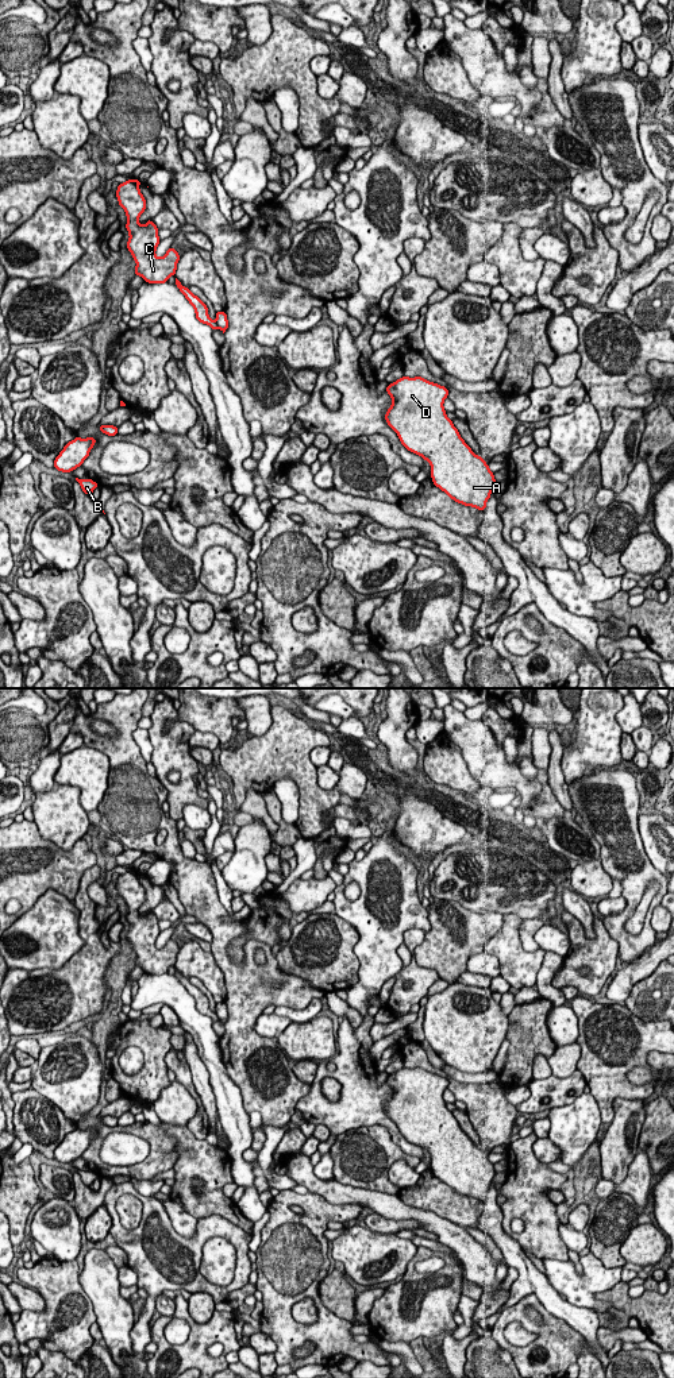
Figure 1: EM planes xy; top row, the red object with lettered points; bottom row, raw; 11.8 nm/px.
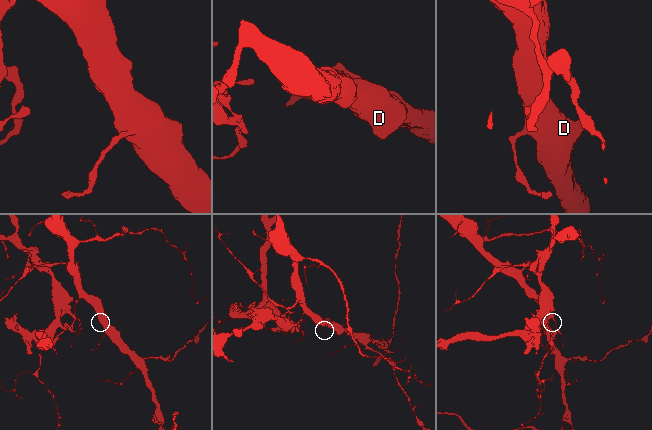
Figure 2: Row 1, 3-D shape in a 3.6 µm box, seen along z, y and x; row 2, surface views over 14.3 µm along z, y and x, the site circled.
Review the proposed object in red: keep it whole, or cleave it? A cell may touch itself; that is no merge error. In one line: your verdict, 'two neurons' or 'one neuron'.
two neurons

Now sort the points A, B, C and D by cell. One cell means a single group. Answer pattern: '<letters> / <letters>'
A B D / C

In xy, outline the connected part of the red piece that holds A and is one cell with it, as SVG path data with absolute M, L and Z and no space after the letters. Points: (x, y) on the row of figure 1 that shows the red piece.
M403 377L389 383L386 393L393 399L385 414L388 425L408 451L430 462L434 485L452 501L484 512L496 483L494 474L482 456L471 451L452 421L447 418L443 402L448 397L448 389L421 377Z

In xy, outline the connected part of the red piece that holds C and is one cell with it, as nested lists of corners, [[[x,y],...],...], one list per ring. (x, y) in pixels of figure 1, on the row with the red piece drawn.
[[[128,180],[119,184],[116,190],[119,205],[127,215],[126,228],[130,239],[126,246],[136,262],[135,275],[140,275],[149,283],[165,283],[170,275],[176,277],[180,254],[170,247],[162,258],[155,255],[161,242],[158,228],[151,219],[145,225],[138,220],[146,211],[146,198],[139,185],[139,180]]]

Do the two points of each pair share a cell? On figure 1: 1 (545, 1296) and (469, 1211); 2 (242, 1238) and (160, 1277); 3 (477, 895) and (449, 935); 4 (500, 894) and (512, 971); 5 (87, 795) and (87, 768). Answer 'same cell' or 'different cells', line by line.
1: different cells
2: same cell
3: different cells
4: different cells
5: same cell

